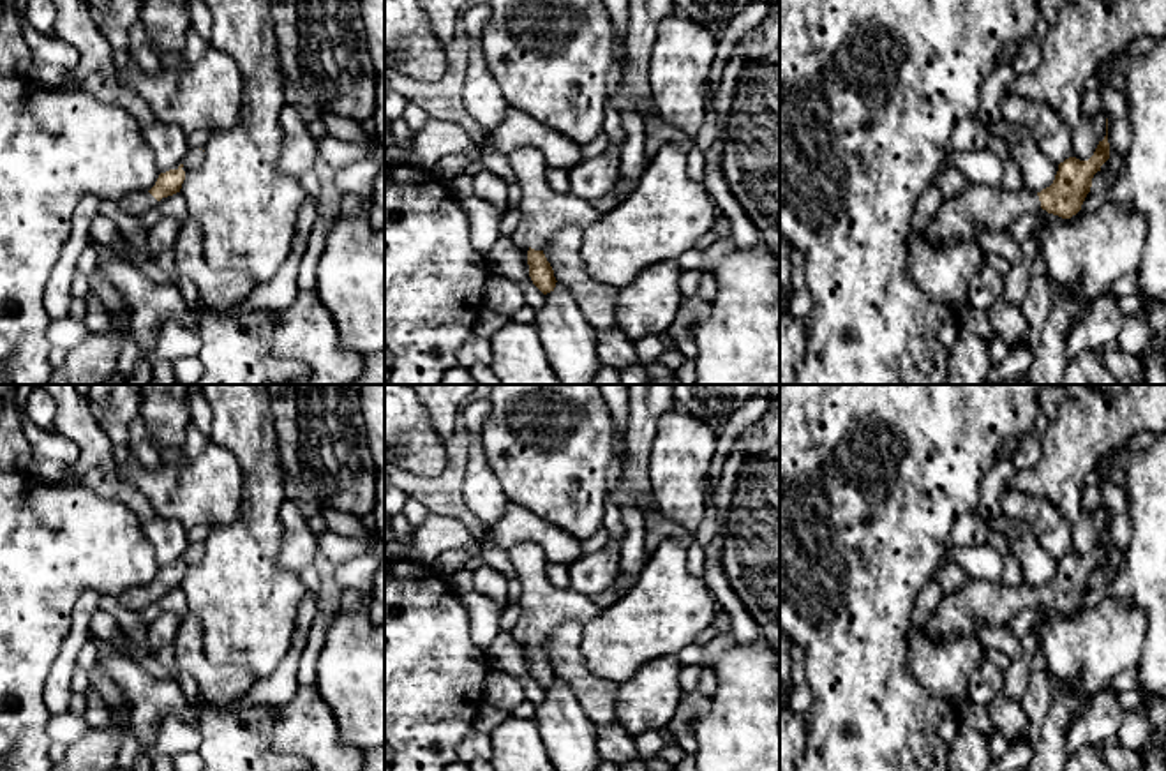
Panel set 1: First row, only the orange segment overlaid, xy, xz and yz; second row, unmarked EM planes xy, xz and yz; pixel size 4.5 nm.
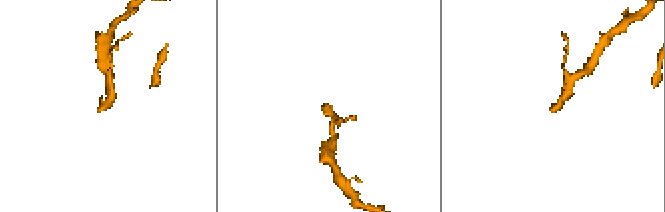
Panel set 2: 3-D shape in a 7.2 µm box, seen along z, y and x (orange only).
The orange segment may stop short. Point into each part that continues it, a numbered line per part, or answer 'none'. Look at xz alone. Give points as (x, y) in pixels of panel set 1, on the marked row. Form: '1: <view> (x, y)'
1: xz (545, 212)

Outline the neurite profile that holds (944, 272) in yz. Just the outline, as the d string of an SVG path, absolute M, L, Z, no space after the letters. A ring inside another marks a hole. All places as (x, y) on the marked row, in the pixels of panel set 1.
M933 185L916 201L912 229L923 236L908 247L907 275L930 298L944 302L960 314L968 307L967 289L977 275L984 251L970 240L935 245L926 236L944 199L944 194Z

